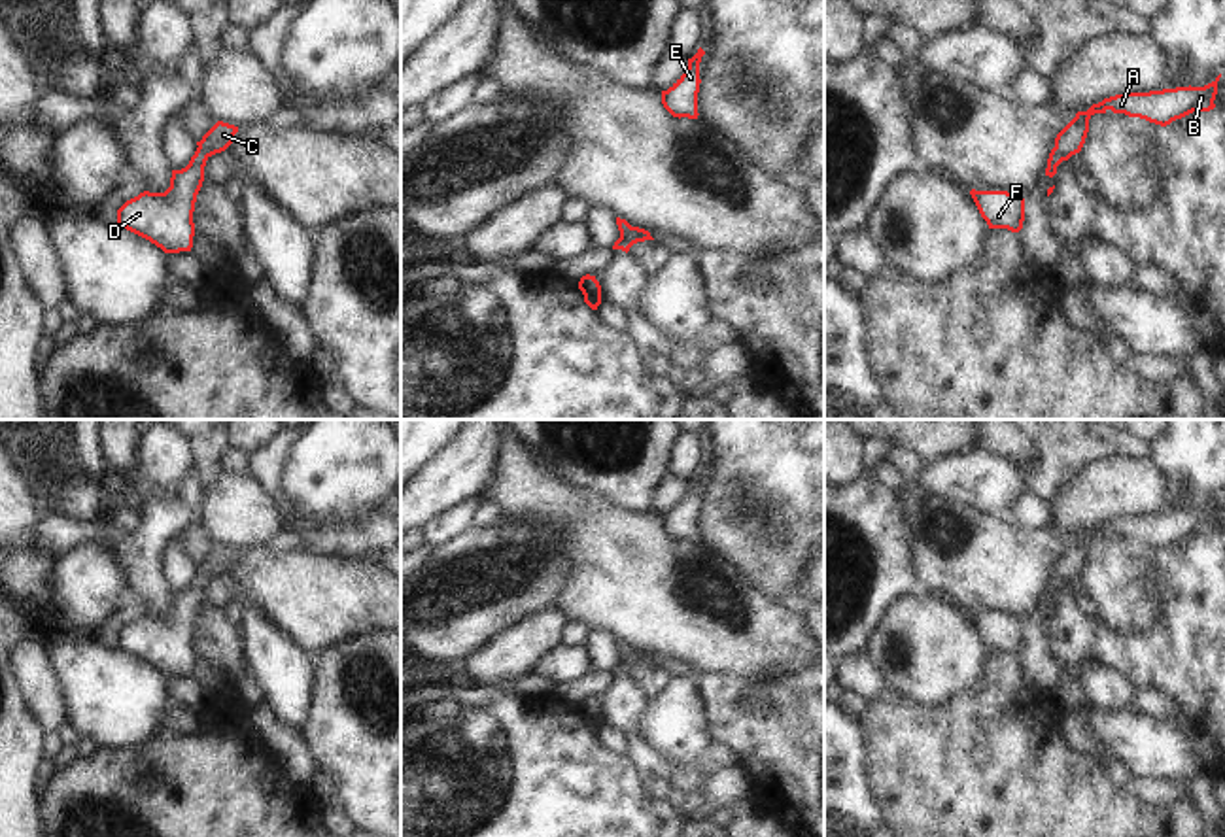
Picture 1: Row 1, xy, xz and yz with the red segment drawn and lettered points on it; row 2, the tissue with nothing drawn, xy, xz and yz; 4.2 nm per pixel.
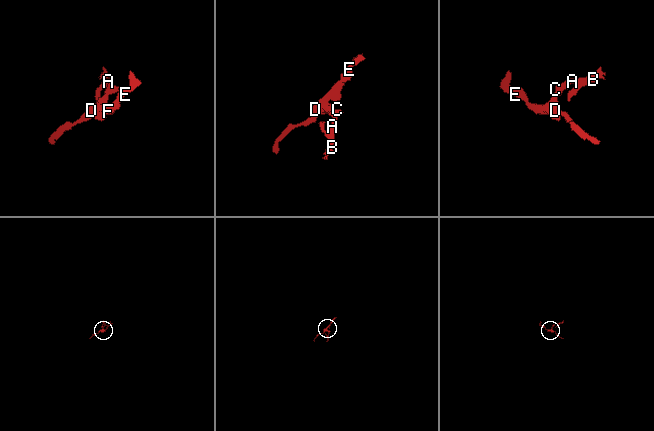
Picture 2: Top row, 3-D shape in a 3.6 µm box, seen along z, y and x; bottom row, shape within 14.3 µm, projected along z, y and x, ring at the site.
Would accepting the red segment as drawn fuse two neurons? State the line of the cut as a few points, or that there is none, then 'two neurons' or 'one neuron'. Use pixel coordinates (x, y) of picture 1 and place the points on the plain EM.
cut none; one neuron

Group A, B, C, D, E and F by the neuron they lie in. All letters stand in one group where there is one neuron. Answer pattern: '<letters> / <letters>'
A B C D E F

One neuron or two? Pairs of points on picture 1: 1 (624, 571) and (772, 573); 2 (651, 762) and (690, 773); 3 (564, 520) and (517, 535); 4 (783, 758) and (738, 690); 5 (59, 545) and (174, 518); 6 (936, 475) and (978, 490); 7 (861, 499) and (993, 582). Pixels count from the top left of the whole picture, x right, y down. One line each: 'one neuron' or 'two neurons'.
1: two neurons
2: one neuron
3: two neurons
4: one neuron
5: one neuron
6: one neuron
7: two neurons

